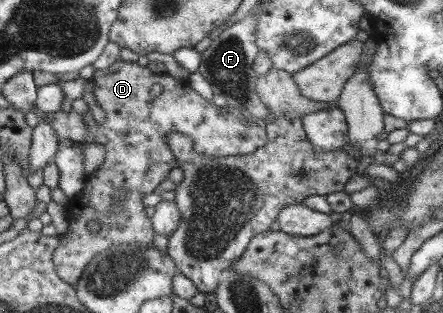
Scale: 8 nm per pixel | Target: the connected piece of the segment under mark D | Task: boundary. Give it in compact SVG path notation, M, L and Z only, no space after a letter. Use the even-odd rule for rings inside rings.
M121 59L113 63L108 69L95 71L93 75L95 88L93 94L100 107L106 113L103 124L95 122L90 110L82 114L83 120L88 126L88 143L100 143L104 145L106 153L103 164L87 178L88 189L88 221L98 221L101 228L97 233L68 233L66 237L60 237L59 246L55 249L53 262L60 279L70 286L78 284L85 267L90 260L101 251L123 243L152 244L155 231L151 219L146 216L142 197L154 192L159 183L168 177L173 167L181 167L179 161L170 149L167 135L178 132L187 135L197 154L210 157L226 157L246 155L255 152L268 142L268 133L260 122L248 121L233 110L216 106L212 101L200 96L188 80L176 80L167 73L158 73L152 66L140 66L138 63L130 63ZM154 84L160 84L163 88L160 96L152 98L150 88ZM117 195L123 197L122 202L114 202ZM111 207L121 207L119 212L111 214Z

